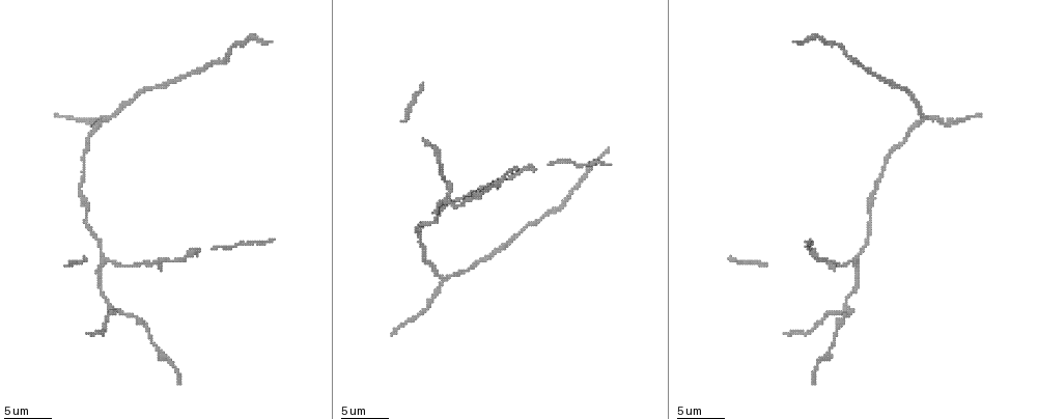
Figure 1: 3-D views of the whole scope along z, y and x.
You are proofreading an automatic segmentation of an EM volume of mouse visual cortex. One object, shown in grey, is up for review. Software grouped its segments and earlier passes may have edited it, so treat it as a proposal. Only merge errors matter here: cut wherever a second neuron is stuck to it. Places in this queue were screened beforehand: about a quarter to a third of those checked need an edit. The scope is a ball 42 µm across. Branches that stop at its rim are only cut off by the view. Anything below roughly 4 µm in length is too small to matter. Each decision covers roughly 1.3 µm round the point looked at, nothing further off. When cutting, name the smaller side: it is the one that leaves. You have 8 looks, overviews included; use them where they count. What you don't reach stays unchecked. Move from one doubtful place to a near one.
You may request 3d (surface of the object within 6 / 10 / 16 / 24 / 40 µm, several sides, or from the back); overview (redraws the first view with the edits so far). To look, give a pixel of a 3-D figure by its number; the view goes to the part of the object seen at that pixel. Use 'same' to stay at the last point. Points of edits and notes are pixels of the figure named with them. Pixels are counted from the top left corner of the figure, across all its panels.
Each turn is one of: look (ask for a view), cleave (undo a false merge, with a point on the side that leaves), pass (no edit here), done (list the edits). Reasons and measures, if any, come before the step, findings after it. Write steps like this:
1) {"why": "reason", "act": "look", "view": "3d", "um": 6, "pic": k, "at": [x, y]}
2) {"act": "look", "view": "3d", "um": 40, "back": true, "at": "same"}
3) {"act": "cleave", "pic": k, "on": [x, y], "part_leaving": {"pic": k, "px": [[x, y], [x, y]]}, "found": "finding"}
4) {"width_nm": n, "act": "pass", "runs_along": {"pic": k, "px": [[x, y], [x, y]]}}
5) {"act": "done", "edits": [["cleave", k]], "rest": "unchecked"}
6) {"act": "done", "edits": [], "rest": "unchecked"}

{"why": "branch point", "act": "look", "view": "3d", "um": 6, "pic": 1, "at": [844, 311]}

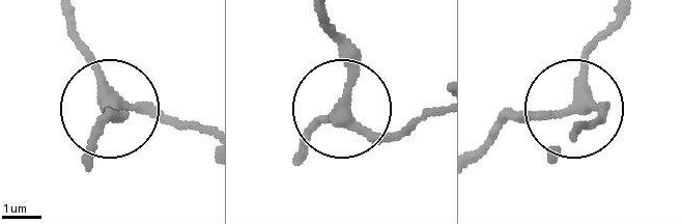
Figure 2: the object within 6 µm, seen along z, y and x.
{"width_nm": 280, "act": "pass", "runs_along": {"pic": 2, "px": [[628, 10], [585, 60], [578, 106], [601, 119], [581, 130]]}, "found": "one neuron here"}

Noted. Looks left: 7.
{"why": "sudden change in width", "act": "look", "view": "3d", "um": 16, "pic": 1, "at": [146, 329]}

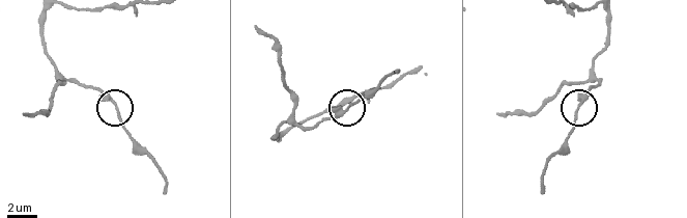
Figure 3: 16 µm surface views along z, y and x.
{"width_nm": 180, "act": "pass", "runs_along": {"pic": 3, "px": [[45, 10], [46, 51], [66, 77], [115, 107], [134, 146]]}, "found": "continuous, no second neuron"}

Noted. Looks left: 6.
{"why": "three arms meet", "act": "look", "view": "3d", "um": 10, "pic": 1, "at": [852, 260]}

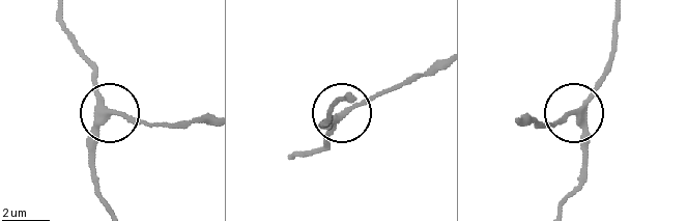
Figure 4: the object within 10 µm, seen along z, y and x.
{"act": "look", "view": "3d", "um": 10, "back": true, "pic": 4, "at": [111, 115]}

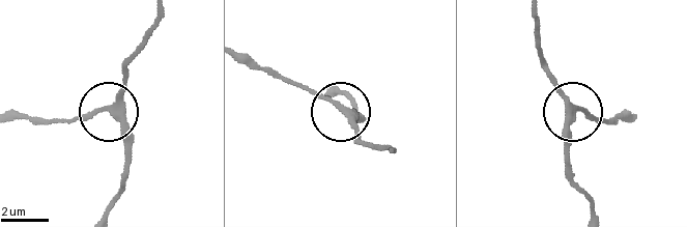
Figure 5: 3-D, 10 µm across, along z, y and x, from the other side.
{"arms": 3, "act": "pass", "runs_along": {"pic": 5, "px": [[534, 15], [534, 38], [550, 80], [570, 104], [603, 122]]}, "found": "continuous, no second neuron"}

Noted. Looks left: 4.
{"why": "three-way junction", "act": "look", "view": "3d", "um": 10, "pic": 1, "at": [106, 118]}

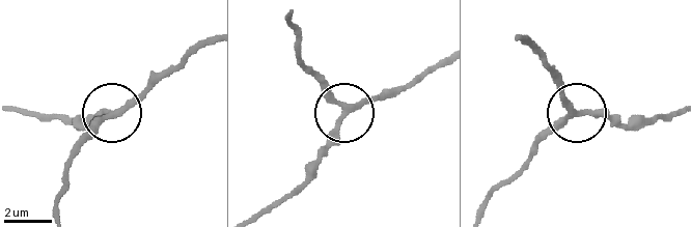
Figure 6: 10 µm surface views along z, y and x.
{"side_arm_um": 9, "act": "pass", "runs_along": {"pic": 6, "px": [[57, 208], [65, 161], [111, 113], [77, 125]]}, "found": "all the same neuron"}

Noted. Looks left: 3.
{"act": "done", "edits": [], "rest": "unchecked"}

